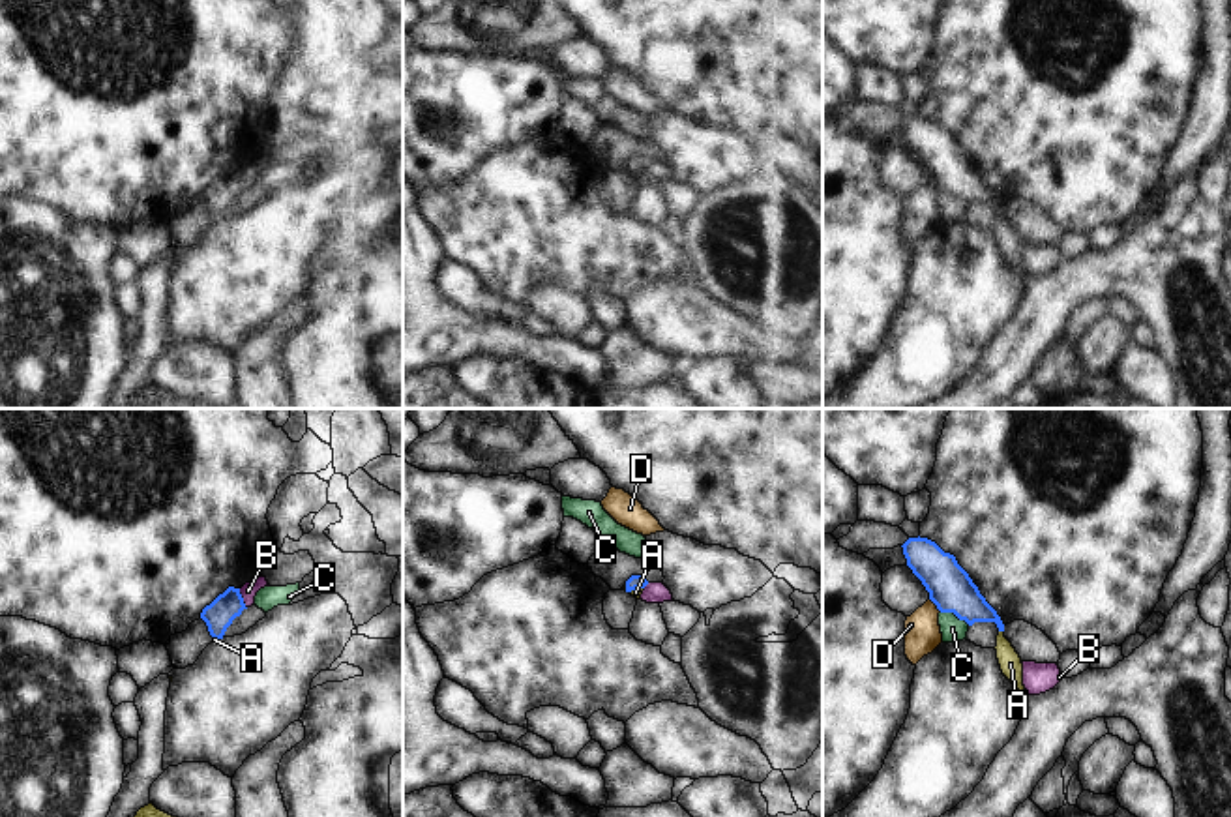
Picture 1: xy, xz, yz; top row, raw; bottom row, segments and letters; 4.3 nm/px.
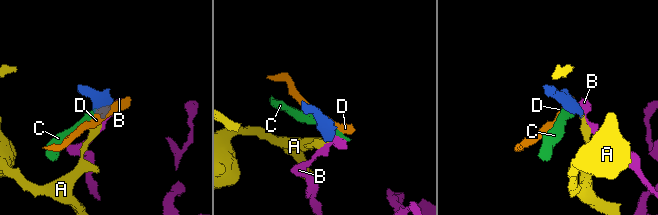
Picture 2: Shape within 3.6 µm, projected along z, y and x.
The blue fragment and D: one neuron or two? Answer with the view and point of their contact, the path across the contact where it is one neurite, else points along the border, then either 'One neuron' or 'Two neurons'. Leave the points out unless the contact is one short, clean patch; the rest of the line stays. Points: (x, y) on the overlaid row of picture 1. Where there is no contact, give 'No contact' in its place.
Touches blue at yz (935, 604). Boundary: yz (930, 598), (941, 611). Two neurons.

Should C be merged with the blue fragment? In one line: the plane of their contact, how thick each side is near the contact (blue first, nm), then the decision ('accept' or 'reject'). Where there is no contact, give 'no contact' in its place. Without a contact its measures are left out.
yz | 190/100 nm | reject

